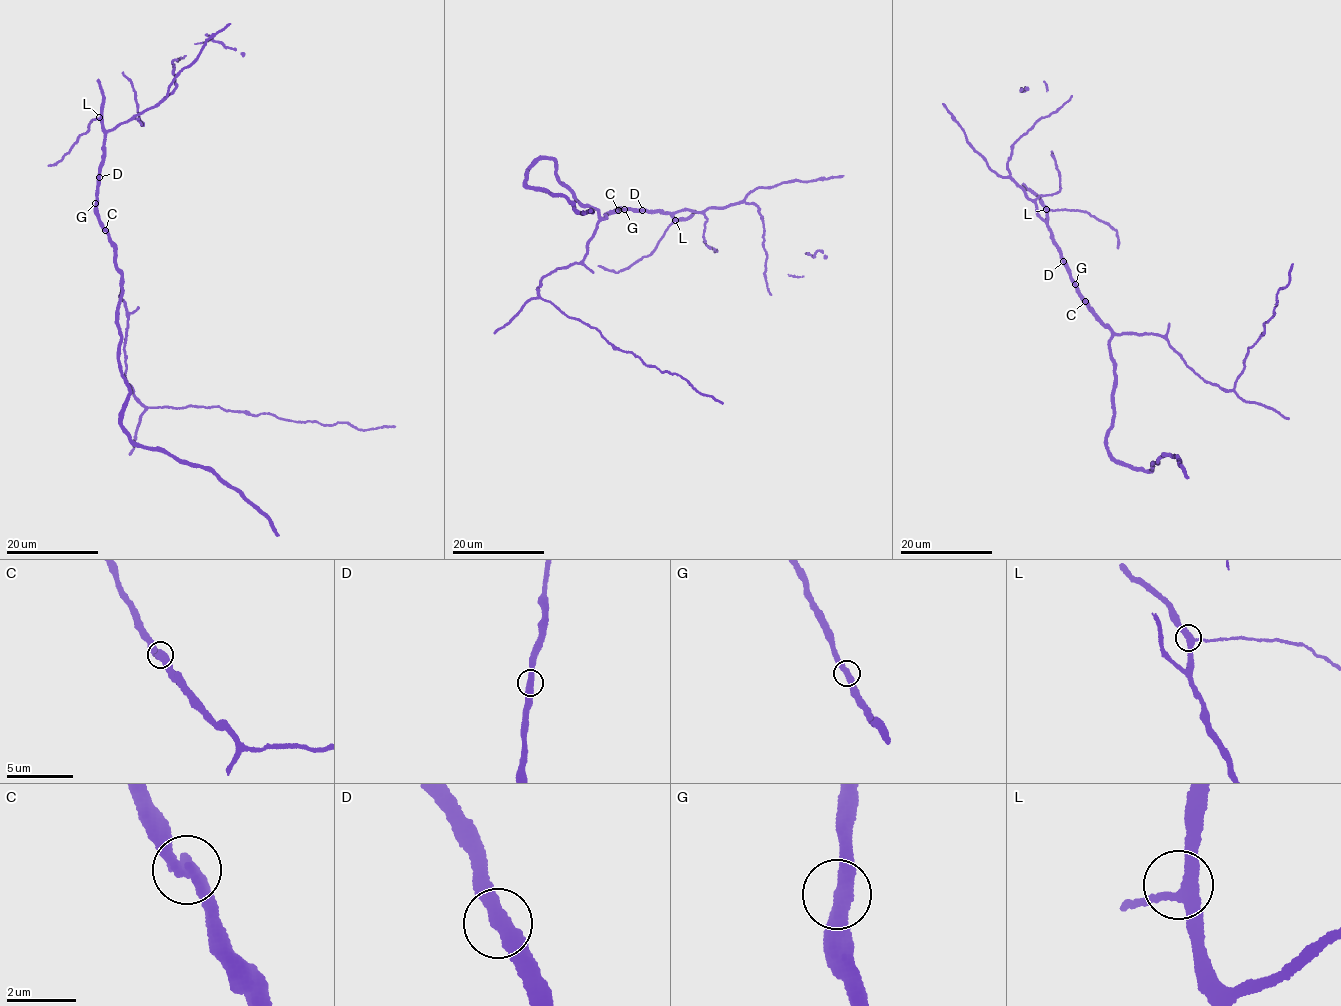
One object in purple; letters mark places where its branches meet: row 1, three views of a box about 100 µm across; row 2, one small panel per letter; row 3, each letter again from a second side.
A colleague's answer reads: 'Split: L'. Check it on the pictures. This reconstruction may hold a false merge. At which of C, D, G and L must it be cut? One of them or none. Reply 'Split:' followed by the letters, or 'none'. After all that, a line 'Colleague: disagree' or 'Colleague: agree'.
Split: none
Colleague: disagree

